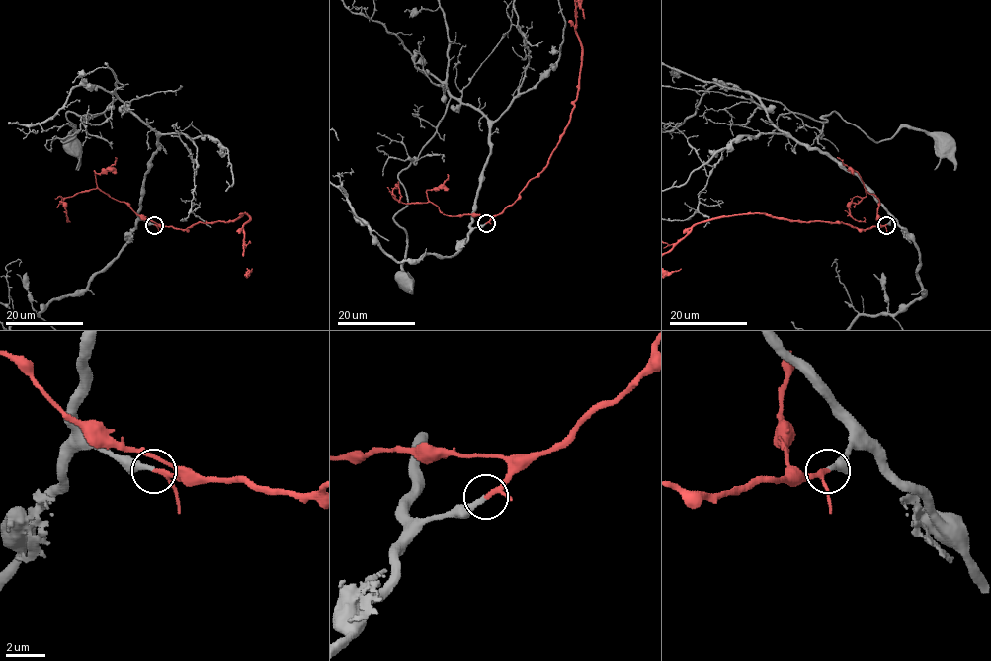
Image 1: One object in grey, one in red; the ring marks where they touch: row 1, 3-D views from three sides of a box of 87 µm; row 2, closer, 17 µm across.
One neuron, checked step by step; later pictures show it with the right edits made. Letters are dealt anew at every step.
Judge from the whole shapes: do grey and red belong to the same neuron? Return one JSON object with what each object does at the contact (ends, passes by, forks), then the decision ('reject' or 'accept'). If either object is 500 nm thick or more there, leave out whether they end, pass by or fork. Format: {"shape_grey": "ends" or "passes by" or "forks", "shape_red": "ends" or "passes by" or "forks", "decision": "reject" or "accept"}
{"shape_grey": "ends", "shape_red": "passes by", "decision": "accept"}

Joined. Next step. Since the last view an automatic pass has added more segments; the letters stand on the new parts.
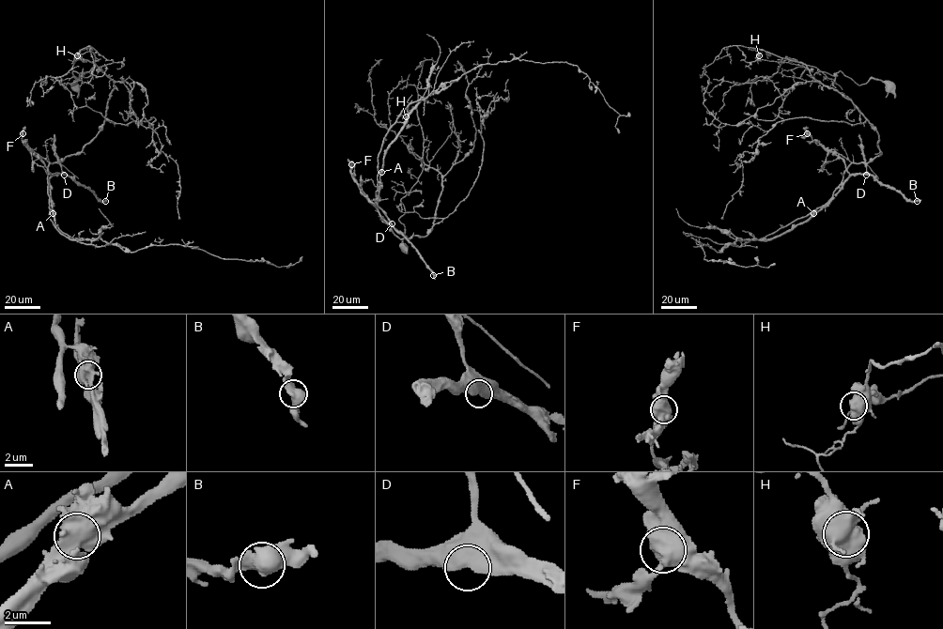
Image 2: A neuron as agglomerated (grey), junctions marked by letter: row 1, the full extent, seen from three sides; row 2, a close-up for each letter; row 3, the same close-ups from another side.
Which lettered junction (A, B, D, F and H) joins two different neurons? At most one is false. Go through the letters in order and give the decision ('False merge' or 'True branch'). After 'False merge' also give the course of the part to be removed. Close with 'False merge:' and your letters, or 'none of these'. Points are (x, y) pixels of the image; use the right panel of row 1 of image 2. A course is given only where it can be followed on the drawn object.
A: False merge. Course of the part to remove: (813, 213), (834, 198), (853, 175), (870, 174), (909, 200), (921, 200)
B: True branch
D: True branch
F: True branch
H: True branch
False merge: A

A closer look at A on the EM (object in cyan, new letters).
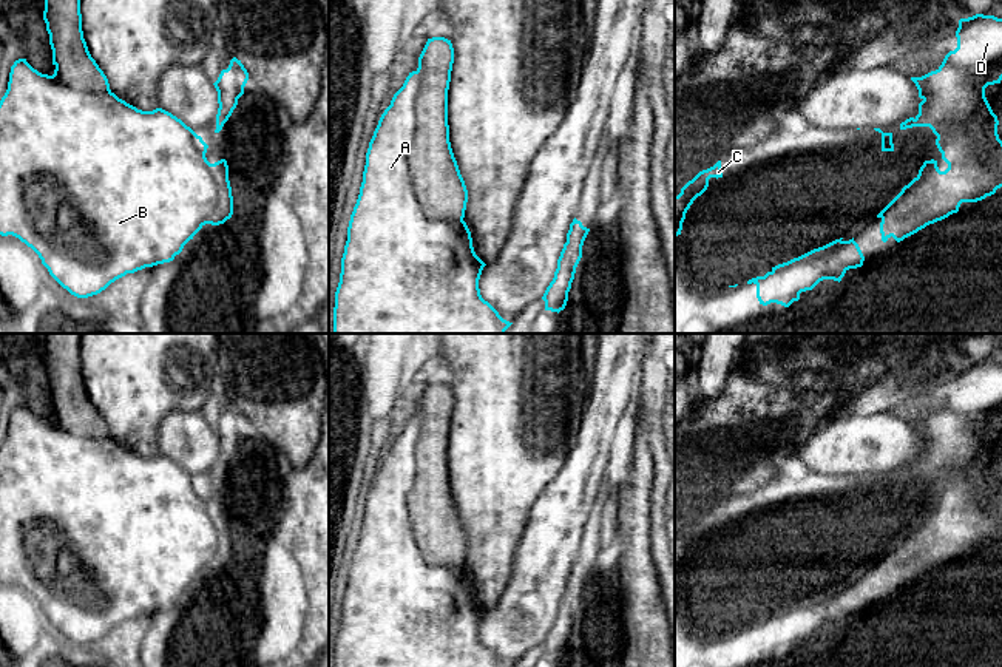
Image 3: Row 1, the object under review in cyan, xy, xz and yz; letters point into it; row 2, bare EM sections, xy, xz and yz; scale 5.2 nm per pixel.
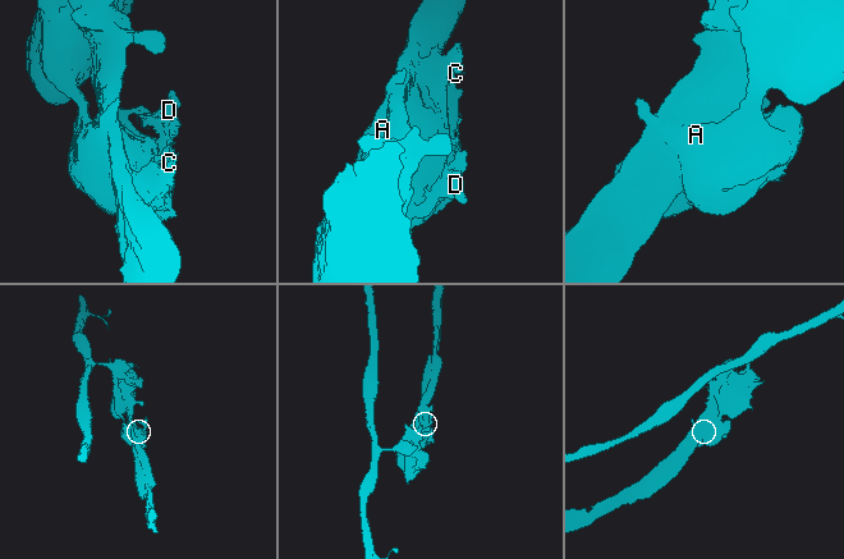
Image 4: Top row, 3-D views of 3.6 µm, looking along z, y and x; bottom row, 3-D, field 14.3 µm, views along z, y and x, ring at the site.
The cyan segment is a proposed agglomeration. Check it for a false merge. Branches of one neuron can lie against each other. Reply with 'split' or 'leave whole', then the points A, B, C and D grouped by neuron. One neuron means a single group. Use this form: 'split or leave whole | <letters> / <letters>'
split | A B / C D

